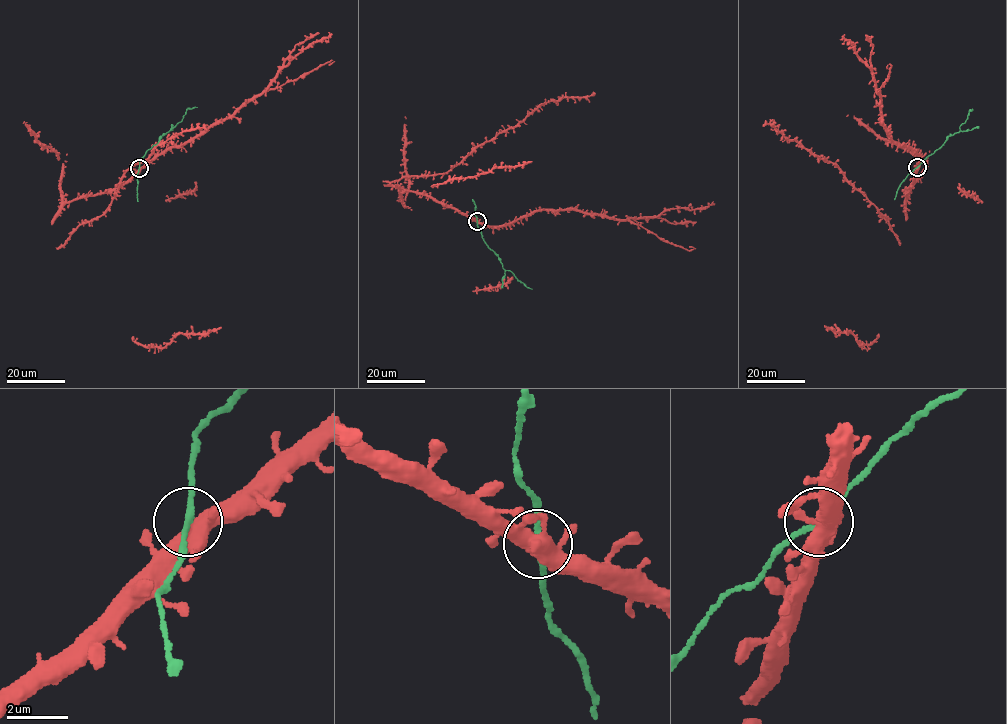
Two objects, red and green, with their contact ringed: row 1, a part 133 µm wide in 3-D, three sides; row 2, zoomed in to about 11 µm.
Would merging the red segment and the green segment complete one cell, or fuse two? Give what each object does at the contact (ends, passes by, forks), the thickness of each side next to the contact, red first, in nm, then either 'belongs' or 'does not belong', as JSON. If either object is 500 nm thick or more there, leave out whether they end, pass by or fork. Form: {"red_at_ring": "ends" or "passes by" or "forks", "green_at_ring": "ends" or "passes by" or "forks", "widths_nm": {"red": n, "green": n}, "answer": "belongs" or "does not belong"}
{"red_at_ring": "forks", "green_at_ring": "passes by", "widths_nm": {"red": 440, "green": 170}, "answer": "belongs"}

